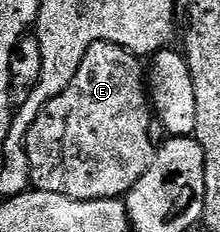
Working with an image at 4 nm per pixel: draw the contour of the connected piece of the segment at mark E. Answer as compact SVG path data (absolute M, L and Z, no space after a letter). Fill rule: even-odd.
M104 41L93 43L93 47L89 47L89 51L85 51L85 59L81 59L81 63L77 67L77 75L73 75L73 83L69 83L69 87L65 87L65 91L61 91L61 95L57 95L52 101L45 103L41 115L37 115L33 127L29 127L27 154L29 155L31 183L34 188L41 191L53 191L53 195L65 195L69 199L77 199L78 201L113 199L114 197L126 198L128 191L137 183L137 179L141 179L141 175L145 175L145 171L151 165L152 157L157 152L157 149L149 141L149 123L153 118L153 108L148 82L145 80L145 65L144 67L143 65L144 62L135 54L113 43L105 43Z

